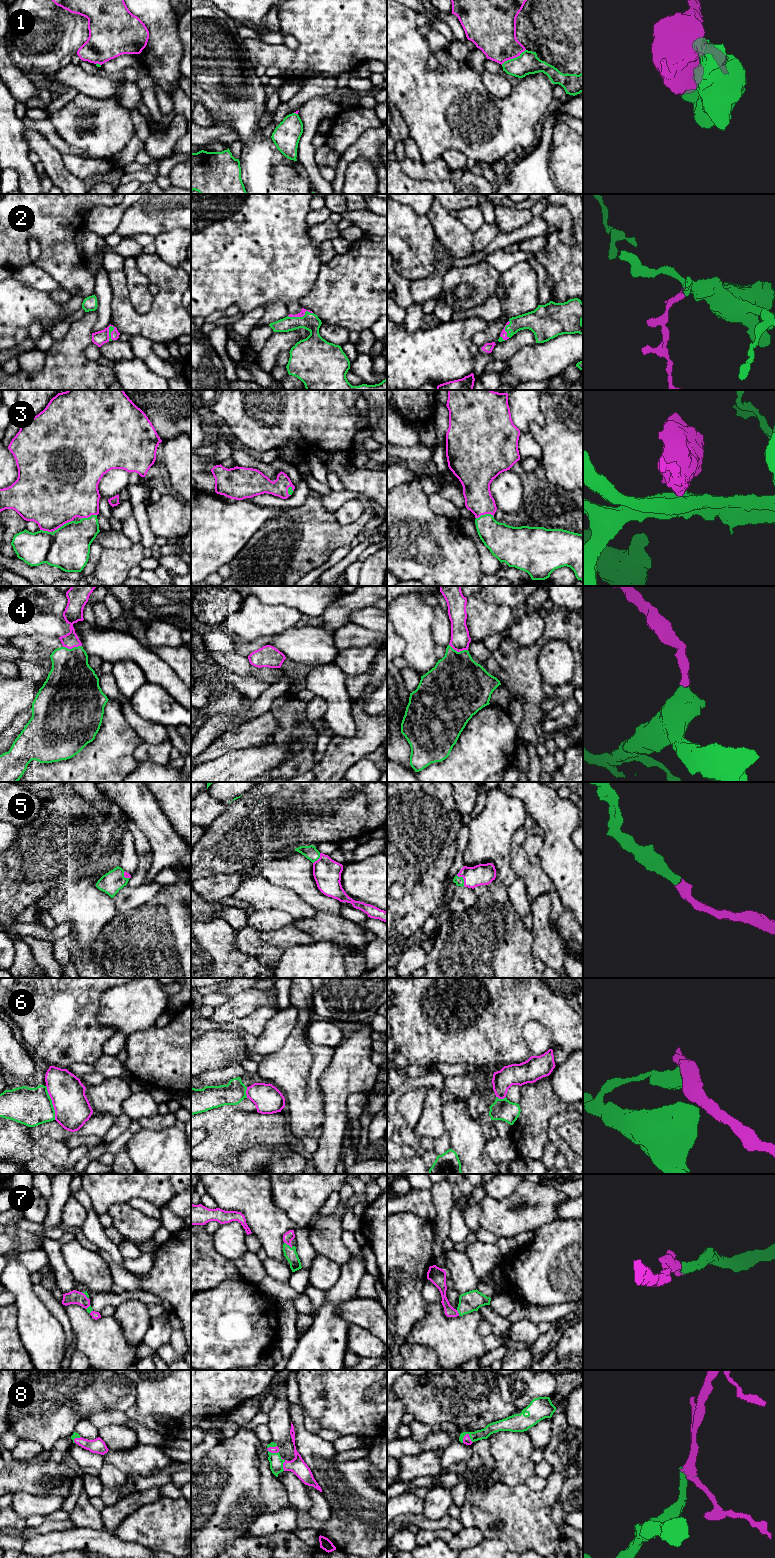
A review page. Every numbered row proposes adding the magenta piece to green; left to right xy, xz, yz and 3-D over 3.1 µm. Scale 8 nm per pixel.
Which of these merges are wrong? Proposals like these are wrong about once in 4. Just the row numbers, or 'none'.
1, 6

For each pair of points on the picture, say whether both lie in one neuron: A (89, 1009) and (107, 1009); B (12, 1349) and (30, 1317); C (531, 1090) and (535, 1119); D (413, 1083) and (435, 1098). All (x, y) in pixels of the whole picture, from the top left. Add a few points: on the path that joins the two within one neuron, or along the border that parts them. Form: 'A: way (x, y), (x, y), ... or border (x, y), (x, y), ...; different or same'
A: border (110, 988), (100, 998), (97, 1020), (112, 1029); different
B: border (16, 1313), (16, 1328), (20, 1340), (30, 1357); different
C: way (535, 1097), (535, 1112); same
D: border (428, 1087), (436, 1087), (441, 1090); different

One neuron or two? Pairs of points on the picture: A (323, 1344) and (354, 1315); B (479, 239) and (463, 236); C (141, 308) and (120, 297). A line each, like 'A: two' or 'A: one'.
A: two
B: two
C: two

